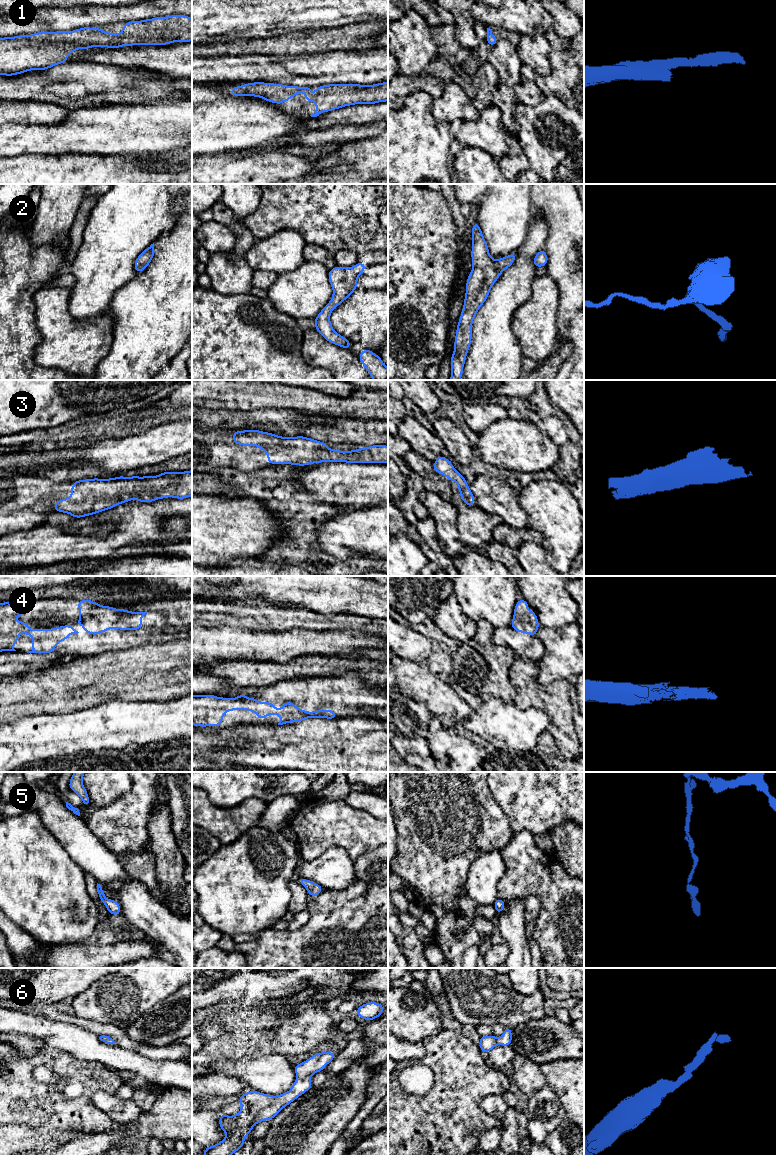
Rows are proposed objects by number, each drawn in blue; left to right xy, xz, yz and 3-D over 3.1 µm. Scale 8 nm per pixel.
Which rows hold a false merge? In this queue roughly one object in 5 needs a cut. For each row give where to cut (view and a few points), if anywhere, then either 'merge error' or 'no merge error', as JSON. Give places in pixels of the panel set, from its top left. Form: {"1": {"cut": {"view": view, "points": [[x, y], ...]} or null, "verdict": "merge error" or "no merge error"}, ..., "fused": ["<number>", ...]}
{"1": {"cut": null, "verdict": "no merge error"}, "2": {"cut": null, "verdict": "no merge error"}, "3": {"cut": null, "verdict": "no merge error"}, "4": {"cut": null, "verdict": "no merge error"}, "5": {"cut": null, "verdict": "no merge error"}, "6": {"cut": null, "verdict": "no merge error"}, "fused": []}

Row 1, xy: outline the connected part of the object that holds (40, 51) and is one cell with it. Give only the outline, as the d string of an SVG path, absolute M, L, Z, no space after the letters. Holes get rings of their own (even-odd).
M171 15L123 25L120 34L105 33L101 28L83 27L74 31L37 32L31 35L0 38L0 75L13 76L31 70L47 70L67 62L67 57L76 50L92 47L120 48L134 45L168 45L173 42L192 41L192 17Z

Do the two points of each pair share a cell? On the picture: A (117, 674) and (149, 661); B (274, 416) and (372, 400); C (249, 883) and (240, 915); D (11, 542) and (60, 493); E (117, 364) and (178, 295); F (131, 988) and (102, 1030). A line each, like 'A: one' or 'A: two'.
A: one
B: two
C: one
D: two
E: one
F: two

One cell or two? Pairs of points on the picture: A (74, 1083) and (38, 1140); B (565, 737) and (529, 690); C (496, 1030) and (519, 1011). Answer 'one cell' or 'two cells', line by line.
A: two cells
B: one cell
C: two cells

